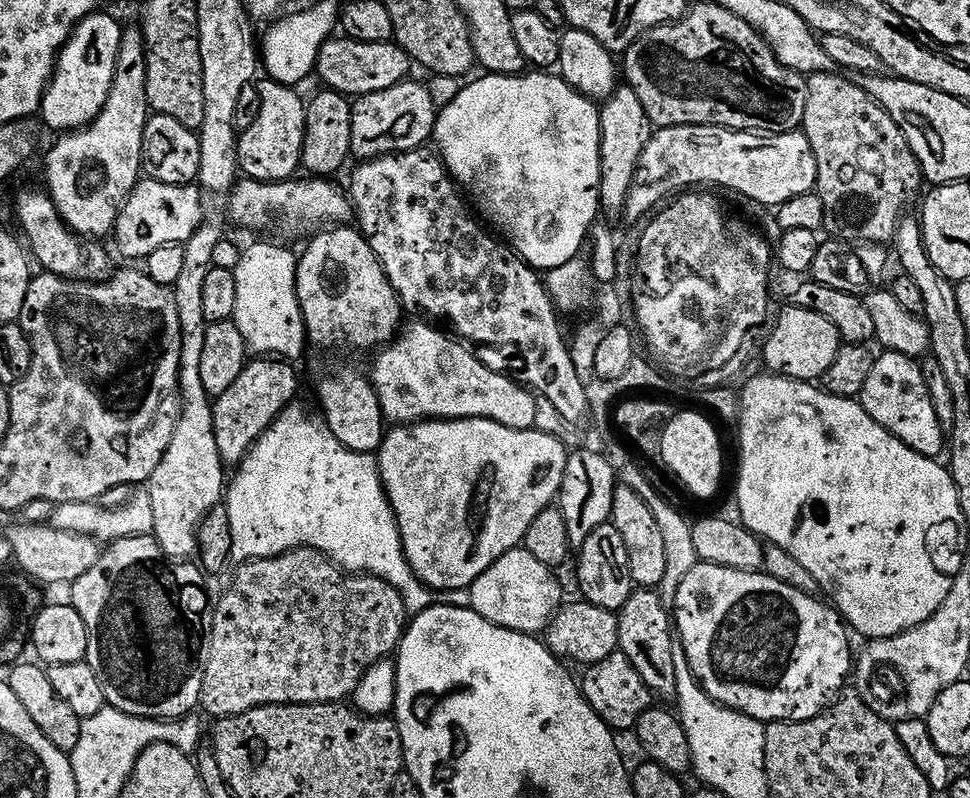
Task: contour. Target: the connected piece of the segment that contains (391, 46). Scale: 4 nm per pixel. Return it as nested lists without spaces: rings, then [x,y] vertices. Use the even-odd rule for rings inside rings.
[[[329,38],[322,46],[316,59],[315,75],[325,89],[340,92],[349,98],[369,96],[375,92],[386,90],[390,86],[400,84],[414,67],[414,61],[408,52],[400,48],[399,43],[366,44],[357,39],[345,38],[336,40]]]

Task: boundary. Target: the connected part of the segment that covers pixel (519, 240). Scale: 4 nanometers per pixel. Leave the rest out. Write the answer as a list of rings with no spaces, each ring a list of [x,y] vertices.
[[[528,70],[523,74],[517,74],[515,76],[493,76],[491,74],[481,75],[481,80],[476,80],[472,85],[461,87],[459,94],[456,96],[454,102],[450,102],[443,108],[443,110],[437,115],[436,122],[434,125],[434,131],[436,131],[436,140],[440,143],[440,152],[439,155],[444,161],[445,168],[448,169],[453,180],[456,181],[457,185],[461,189],[473,192],[474,195],[480,199],[480,204],[482,207],[488,211],[488,216],[497,224],[498,227],[504,231],[503,239],[507,241],[510,247],[520,255],[520,257],[528,264],[528,267],[539,270],[541,273],[548,273],[554,270],[556,267],[560,267],[570,262],[572,258],[578,256],[579,251],[582,250],[584,240],[589,237],[589,228],[592,223],[596,220],[596,217],[601,214],[602,209],[600,206],[600,108],[597,107],[593,101],[589,100],[588,97],[583,96],[577,88],[571,88],[568,83],[564,81],[564,77],[559,74],[553,74],[553,76],[547,76],[547,71],[544,70]]]

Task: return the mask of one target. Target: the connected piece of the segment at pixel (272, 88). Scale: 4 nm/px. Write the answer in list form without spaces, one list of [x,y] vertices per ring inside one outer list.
[[[267,82],[260,88],[260,113],[256,121],[248,128],[248,133],[239,137],[239,159],[243,171],[257,182],[273,182],[272,180],[288,180],[296,171],[301,171],[304,155],[304,139],[308,133],[308,104],[299,96],[295,87]]]

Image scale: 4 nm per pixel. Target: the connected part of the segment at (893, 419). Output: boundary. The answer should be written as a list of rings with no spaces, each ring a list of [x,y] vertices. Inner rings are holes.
[[[885,351],[883,355],[877,359],[870,378],[866,378],[866,386],[861,390],[858,402],[874,422],[881,424],[920,456],[939,457],[939,452],[946,448],[946,430],[934,410],[930,384],[920,373],[920,364],[898,352]]]

